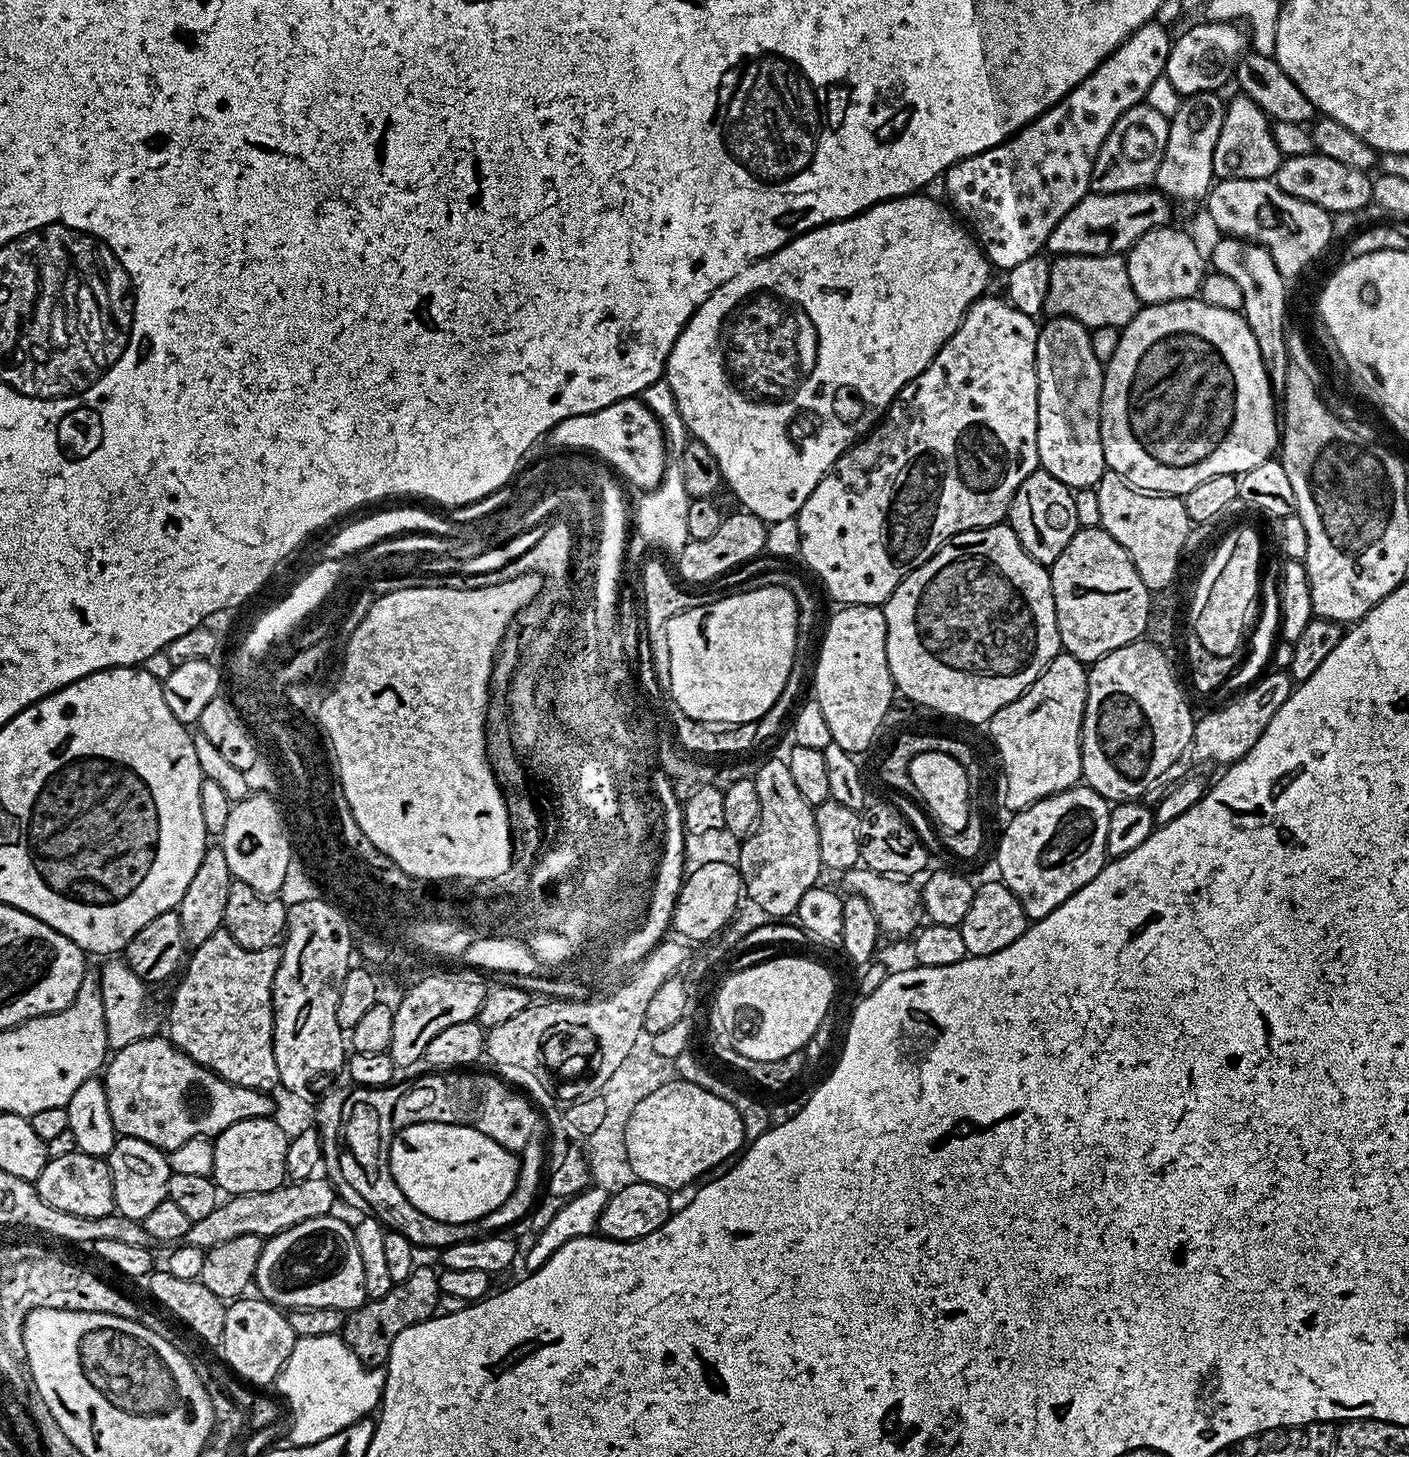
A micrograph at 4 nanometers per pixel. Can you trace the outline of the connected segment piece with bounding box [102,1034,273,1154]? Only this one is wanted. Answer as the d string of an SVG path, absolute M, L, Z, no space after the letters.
M148 1034L141 1040L130 1042L124 1048L115 1049L103 1069L106 1106L110 1106L110 1122L114 1122L117 1137L138 1138L169 1154L190 1139L218 1137L222 1130L234 1126L234 1122L246 1122L250 1118L268 1118L273 1115L273 1097L269 1093L231 1084L209 1068L203 1068L198 1062L191 1060L171 1040L160 1036Z

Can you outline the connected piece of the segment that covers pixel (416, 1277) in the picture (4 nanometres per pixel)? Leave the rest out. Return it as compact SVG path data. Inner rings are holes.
M417 1267L400 1284L393 1284L390 1294L382 1294L382 1298L365 1299L344 1318L342 1338L354 1350L354 1354L365 1366L384 1366L388 1363L388 1355L394 1346L394 1338L415 1324L431 1320L437 1315L436 1308L442 1301L440 1278L437 1269Z

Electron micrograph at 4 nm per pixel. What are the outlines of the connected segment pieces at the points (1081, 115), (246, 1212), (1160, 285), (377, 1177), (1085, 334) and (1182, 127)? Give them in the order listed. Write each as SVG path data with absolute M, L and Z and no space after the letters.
M1160 22L1143 24L1137 32L1131 32L1073 92L1063 96L1053 108L1043 112L1036 120L1031 120L1025 128L1013 132L998 146L959 160L944 173L947 199L950 204L952 202L955 215L976 237L989 265L996 267L997 264L1001 270L1007 270L1037 255L1047 245L1054 226L1066 218L1069 210L1083 196L1089 195L1094 158L1098 158L1098 150L1102 142L1106 142L1106 134L1110 134L1114 122L1118 122L1126 110L1145 99L1151 83L1164 75L1172 42L1173 37L1168 36Z
M316 1179L285 1182L280 1187L265 1192L229 1195L217 1204L214 1210L210 1210L208 1217L192 1221L190 1230L186 1230L183 1243L207 1250L222 1242L228 1242L230 1238L241 1237L242 1234L267 1238L278 1235L282 1230L290 1230L290 1226L298 1222L329 1215L333 1211L332 1203L337 1203L338 1200L336 1189L327 1179Z
M1173 226L1155 228L1142 238L1138 238L1132 243L1131 248L1126 253L1126 263L1130 274L1130 286L1134 286L1134 294L1141 305L1165 304L1175 300L1190 300L1199 293L1202 282L1206 275L1206 256L1200 253L1200 248L1184 232L1179 232Z
M399 1082L384 1085L383 1088L353 1087L342 1106L340 1123L340 1169L342 1178L366 1198L371 1215L375 1216L385 1229L402 1234L417 1249L436 1248L443 1250L463 1240L477 1239L481 1221L451 1224L422 1214L406 1199L398 1182L394 1182L388 1169L388 1151L392 1145L394 1129L394 1106L402 1098L405 1085Z
M1058 316L1047 321L1048 325L1043 325L1038 334L1038 346L1036 347L1036 373L1038 374L1038 458L1040 459L1040 468L1043 471L1054 474L1054 478L1058 478L1058 482L1062 482L1067 488L1079 490L1081 488L1095 488L1099 480L1104 477L1106 465L1104 463L1104 451L1102 450L1102 434L1100 433L1100 407L1102 406L1102 386L1104 385L1104 370L1105 365L1098 362L1098 358L1094 358L1094 350L1090 346L1090 332L1083 324L1079 324L1071 316Z
M1216 94L1189 96L1170 118L1170 131L1162 162L1156 171L1155 187L1168 197L1169 201L1192 204L1209 195L1214 184L1212 163L1214 146L1218 146L1218 134L1224 121L1225 101Z

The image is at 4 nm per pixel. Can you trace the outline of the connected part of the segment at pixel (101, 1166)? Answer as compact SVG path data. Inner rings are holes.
M79 1150L52 1156L34 1183L38 1194L50 1202L54 1210L66 1210L66 1214L78 1214L82 1218L102 1218L116 1212L112 1175L107 1159L99 1156L91 1156Z

